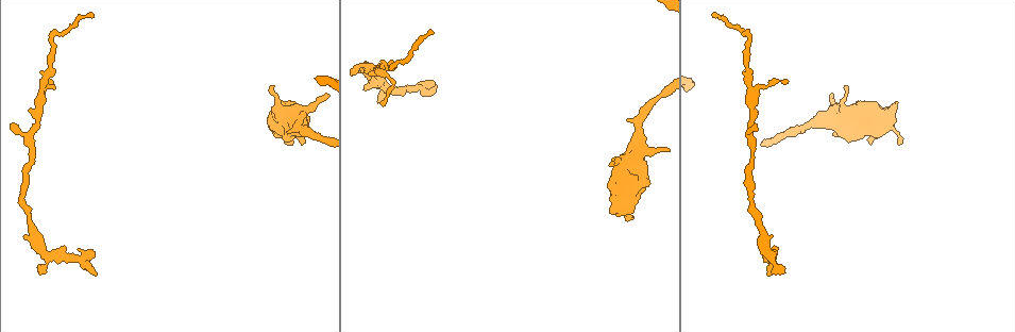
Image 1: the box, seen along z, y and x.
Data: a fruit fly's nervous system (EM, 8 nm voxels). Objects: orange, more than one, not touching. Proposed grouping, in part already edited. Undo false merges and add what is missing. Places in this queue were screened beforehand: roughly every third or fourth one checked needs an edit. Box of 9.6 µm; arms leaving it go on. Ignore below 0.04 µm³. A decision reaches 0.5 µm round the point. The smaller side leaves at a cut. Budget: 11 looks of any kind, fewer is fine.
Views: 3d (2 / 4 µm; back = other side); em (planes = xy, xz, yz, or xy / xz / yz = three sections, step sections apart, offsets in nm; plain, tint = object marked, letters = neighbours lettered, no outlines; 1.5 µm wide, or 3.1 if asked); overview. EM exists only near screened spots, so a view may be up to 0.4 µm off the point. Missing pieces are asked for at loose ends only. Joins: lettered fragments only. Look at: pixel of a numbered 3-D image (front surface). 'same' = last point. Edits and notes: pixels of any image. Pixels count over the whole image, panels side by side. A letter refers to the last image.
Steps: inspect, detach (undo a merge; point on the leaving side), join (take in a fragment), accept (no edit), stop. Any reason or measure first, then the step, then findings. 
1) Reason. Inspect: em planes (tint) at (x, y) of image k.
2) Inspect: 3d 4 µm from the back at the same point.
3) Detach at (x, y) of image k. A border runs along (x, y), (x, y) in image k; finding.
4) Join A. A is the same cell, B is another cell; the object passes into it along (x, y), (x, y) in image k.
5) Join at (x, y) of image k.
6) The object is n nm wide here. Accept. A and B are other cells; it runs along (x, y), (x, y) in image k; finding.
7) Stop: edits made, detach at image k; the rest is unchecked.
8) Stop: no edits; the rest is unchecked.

Tapers out. Inspect: 3d 2 µm at (612, 164) of image 1.

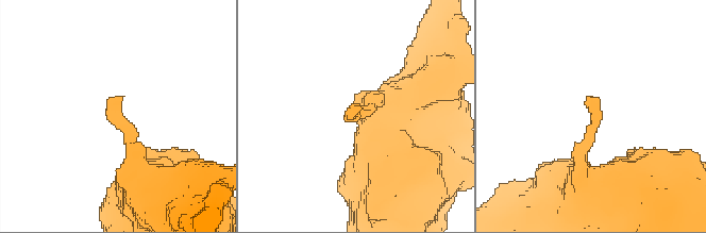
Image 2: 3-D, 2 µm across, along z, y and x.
Shape alone is not enough. Inspect: em planes (tint) at (357, 105) of image 2.

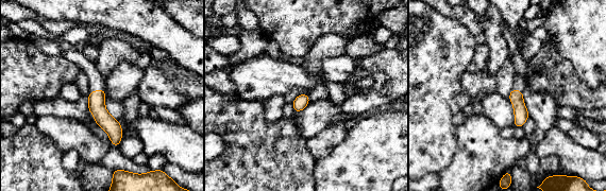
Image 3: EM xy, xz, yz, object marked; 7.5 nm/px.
See the neighbours. Inspect: em planes (letters) at the same point.

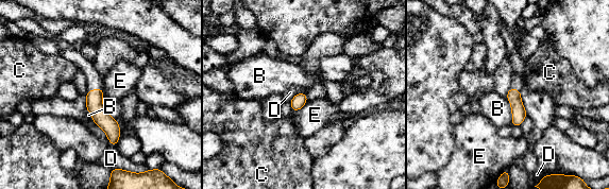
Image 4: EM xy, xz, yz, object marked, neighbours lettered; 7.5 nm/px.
Accept. B, C, D and E are other cells; it runs along (90, 92), (114, 142) in image 4; no lettered fragment goes on from it.

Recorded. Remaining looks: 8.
Long arm stops here. Inspect: em planes (letters) at (93, 14) of image 1.

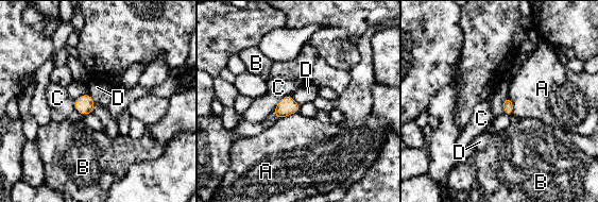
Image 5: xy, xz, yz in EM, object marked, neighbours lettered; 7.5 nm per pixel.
The longest contact is with C, 180 nm. Accept. A, B, C and D are other cells; a border runs along (88, 94), (92, 99), (92, 112) in image 5; none of them fits.

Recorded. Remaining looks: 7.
Free end. Inspect: em planes (letters) at (90, 251) of image 1.

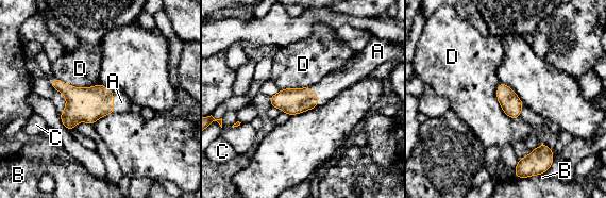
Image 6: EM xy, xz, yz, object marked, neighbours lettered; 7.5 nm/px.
The object is 160 nm wide here. Join A. A is the same cell, B, C and D are other cells; the object passes into it along (88, 104), (113, 99), (121, 102) in image 6; it goes on there.

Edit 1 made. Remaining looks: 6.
Stop: edits made, join at image 6; the rest is unchecked.

